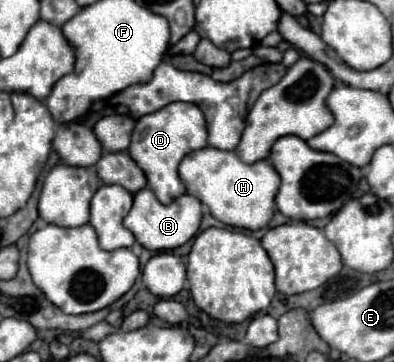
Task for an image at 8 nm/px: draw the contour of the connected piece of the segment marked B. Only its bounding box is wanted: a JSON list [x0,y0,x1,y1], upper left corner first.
[123,187,201,251]

